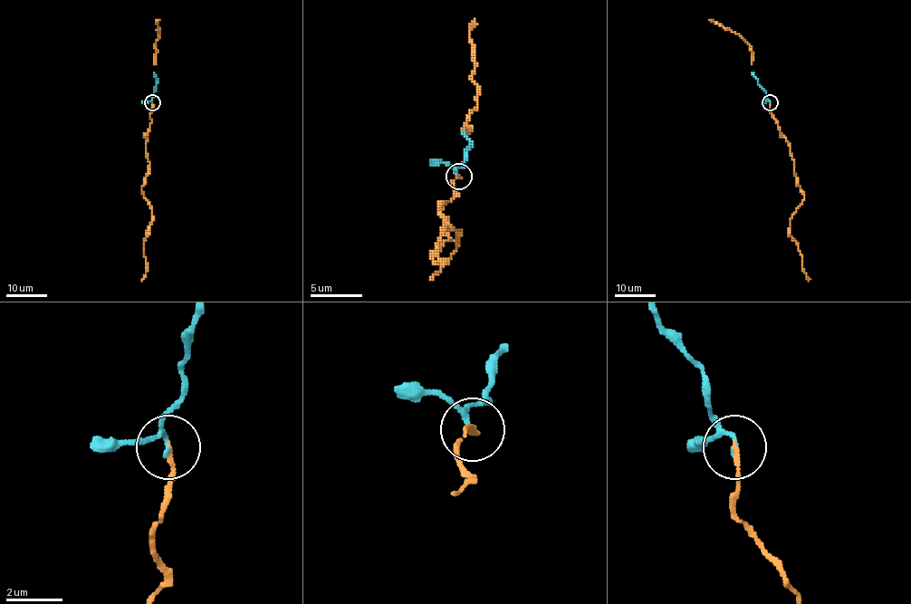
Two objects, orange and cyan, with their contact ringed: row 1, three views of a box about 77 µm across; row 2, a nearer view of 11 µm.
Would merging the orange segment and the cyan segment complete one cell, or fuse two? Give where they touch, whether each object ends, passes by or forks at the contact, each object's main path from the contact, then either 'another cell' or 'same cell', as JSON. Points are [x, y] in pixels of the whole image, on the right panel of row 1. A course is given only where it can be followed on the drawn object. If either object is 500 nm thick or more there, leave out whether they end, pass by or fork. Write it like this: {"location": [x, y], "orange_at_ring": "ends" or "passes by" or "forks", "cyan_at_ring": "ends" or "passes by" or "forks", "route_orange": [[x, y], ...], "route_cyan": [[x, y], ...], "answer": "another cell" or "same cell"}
{"location": [770, 102], "orange_at_ring": "ends", "cyan_at_ring": "passes by", "route_orange": [[769, 102], [769, 112], [791, 146], [793, 173], [803, 196], [791, 220], [790, 234], [797, 243], [809, 281]], "route_cyan": [[769, 102], [752, 71]], "answer": "same cell"}

